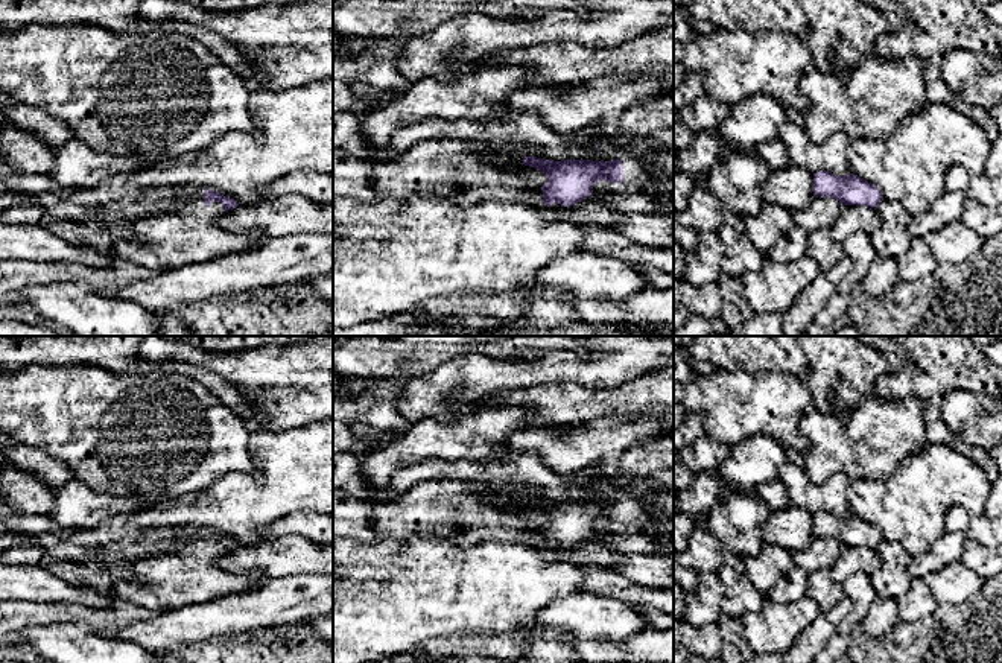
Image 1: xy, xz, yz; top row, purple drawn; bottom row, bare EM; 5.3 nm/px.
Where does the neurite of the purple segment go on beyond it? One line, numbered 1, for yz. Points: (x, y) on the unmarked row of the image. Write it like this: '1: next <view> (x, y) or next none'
1: next none

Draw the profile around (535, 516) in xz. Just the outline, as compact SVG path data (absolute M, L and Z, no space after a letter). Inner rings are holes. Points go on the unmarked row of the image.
M484 496L482 500L490 505L506 508L511 512L529 515L532 522L540 523L543 526L549 522L541 511L525 505L517 505L515 502L503 496Z

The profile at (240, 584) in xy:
M214 541L205 552L199 546L185 546L135 561L129 566L134 578L117 585L117 598L161 613L243 595L263 584L220 570L216 560L224 552L224 546Z

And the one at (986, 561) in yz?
M967 538L961 563L976 572L981 578L990 579L1002 572L1002 555L994 547Z

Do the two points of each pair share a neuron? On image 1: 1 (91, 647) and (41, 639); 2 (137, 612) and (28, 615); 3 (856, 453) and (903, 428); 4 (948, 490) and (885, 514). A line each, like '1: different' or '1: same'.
1: same
2: same
3: same
4: same

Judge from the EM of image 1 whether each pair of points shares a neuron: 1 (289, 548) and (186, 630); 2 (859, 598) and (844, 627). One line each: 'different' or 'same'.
1: different
2: same

